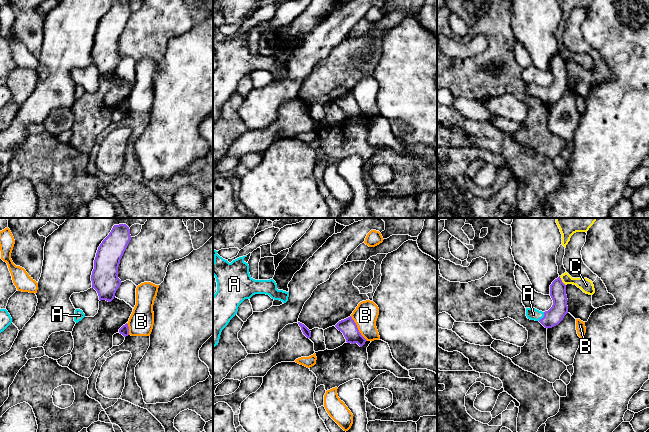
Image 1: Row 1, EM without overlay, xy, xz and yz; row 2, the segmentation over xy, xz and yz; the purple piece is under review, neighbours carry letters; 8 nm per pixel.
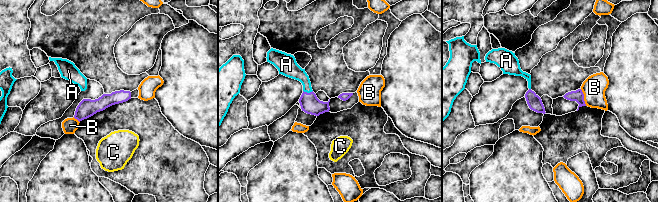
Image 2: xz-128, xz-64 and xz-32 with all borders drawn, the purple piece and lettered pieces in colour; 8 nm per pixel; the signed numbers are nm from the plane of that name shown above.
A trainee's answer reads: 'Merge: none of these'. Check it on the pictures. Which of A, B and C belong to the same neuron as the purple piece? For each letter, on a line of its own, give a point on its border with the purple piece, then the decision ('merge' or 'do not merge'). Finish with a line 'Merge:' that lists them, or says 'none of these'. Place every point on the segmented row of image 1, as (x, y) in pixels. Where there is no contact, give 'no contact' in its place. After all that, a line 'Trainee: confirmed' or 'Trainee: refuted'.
A: contact yz (543, 317); merge
B: contact xz (357, 328); do not merge
C: contact yz (561, 281); do not merge
Merge: A
Trainee: refuted

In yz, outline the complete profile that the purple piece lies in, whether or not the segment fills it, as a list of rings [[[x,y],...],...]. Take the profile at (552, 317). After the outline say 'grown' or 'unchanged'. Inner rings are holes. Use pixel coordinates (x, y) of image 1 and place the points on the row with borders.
[[[560,276],[550,285],[550,296],[553,305],[548,311],[542,312],[535,308],[526,308],[527,318],[539,321],[547,329],[558,325],[568,313],[566,285]]]; grown

